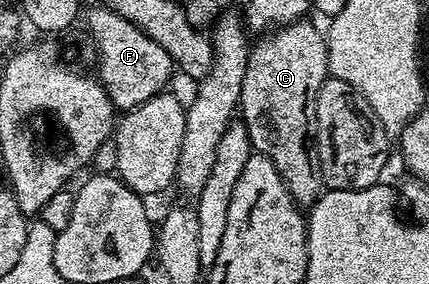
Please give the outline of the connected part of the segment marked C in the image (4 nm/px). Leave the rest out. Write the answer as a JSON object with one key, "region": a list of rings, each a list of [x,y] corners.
{"region":[[[300,19],[293,21],[289,25],[280,25],[274,31],[268,32],[266,35],[260,36],[259,41],[250,46],[247,54],[247,66],[245,67],[245,79],[241,87],[241,95],[239,96],[239,109],[241,110],[241,120],[249,131],[249,139],[251,140],[252,150],[258,156],[267,157],[273,163],[273,167],[277,167],[277,171],[283,177],[283,182],[287,184],[287,189],[291,192],[291,198],[295,200],[295,204],[300,207],[310,207],[324,193],[325,186],[323,176],[321,175],[321,163],[319,162],[319,152],[315,146],[315,104],[317,103],[317,91],[321,91],[321,83],[325,83],[329,76],[327,68],[327,47],[328,38],[323,38],[323,33],[315,25],[310,25],[310,20]]]}

